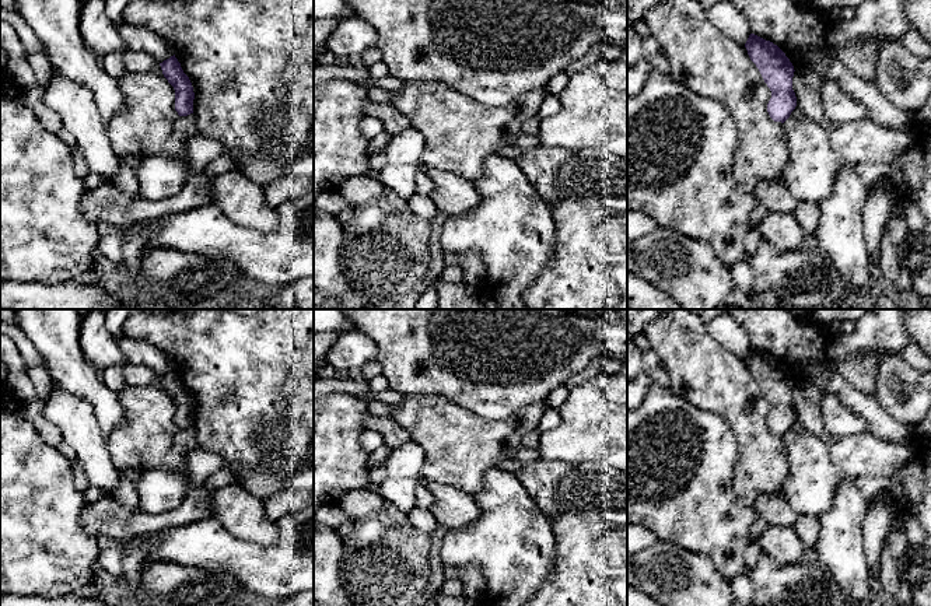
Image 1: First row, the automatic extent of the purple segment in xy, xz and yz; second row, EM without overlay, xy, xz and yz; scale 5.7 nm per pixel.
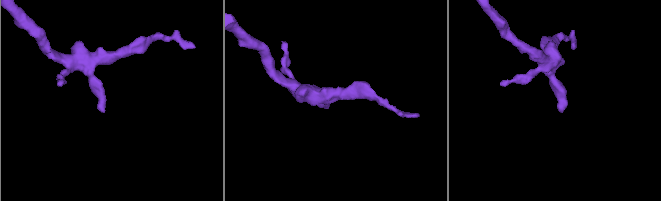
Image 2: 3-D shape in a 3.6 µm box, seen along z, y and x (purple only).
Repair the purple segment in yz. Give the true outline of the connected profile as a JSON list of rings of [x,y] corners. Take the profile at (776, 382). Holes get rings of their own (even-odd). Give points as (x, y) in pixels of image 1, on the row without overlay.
[[[750,347],[745,361],[771,404],[767,425],[774,435],[784,437],[797,420],[792,403],[794,379],[773,355]]]

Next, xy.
[[[175,368],[160,376],[160,379],[164,390],[175,403],[175,424],[178,428],[188,430],[193,427],[193,400]]]

